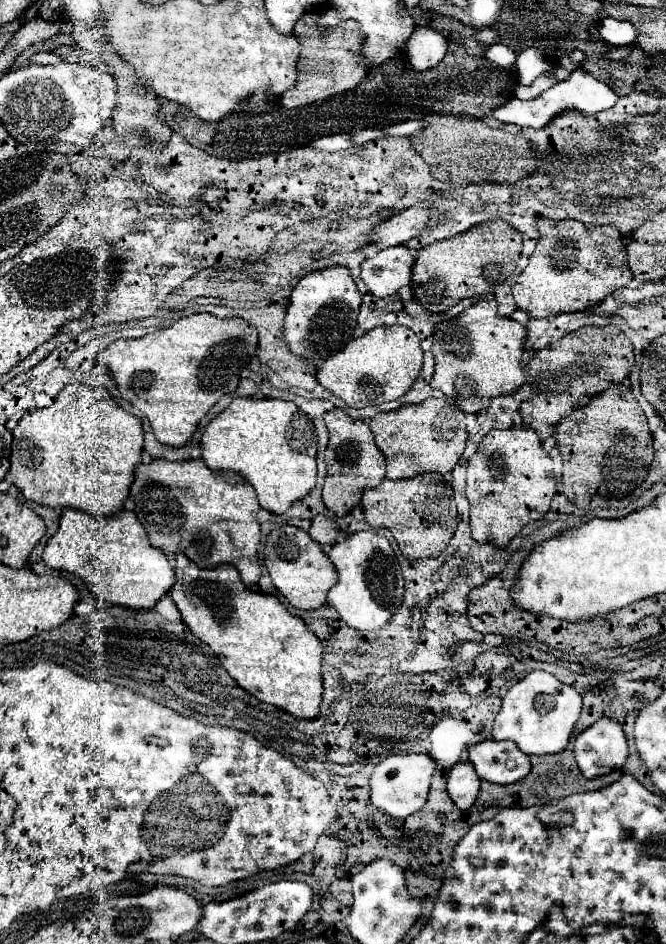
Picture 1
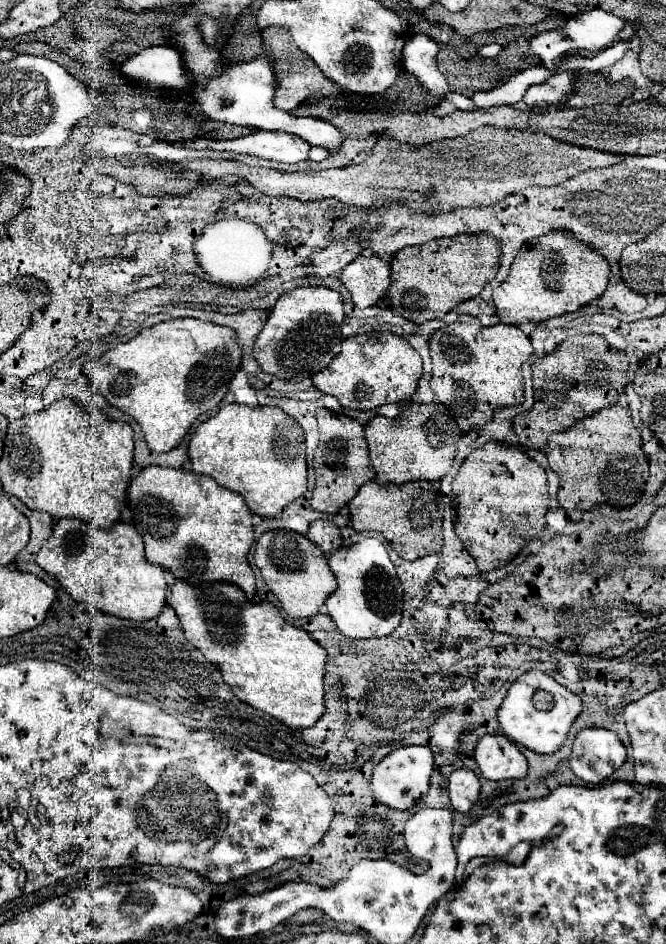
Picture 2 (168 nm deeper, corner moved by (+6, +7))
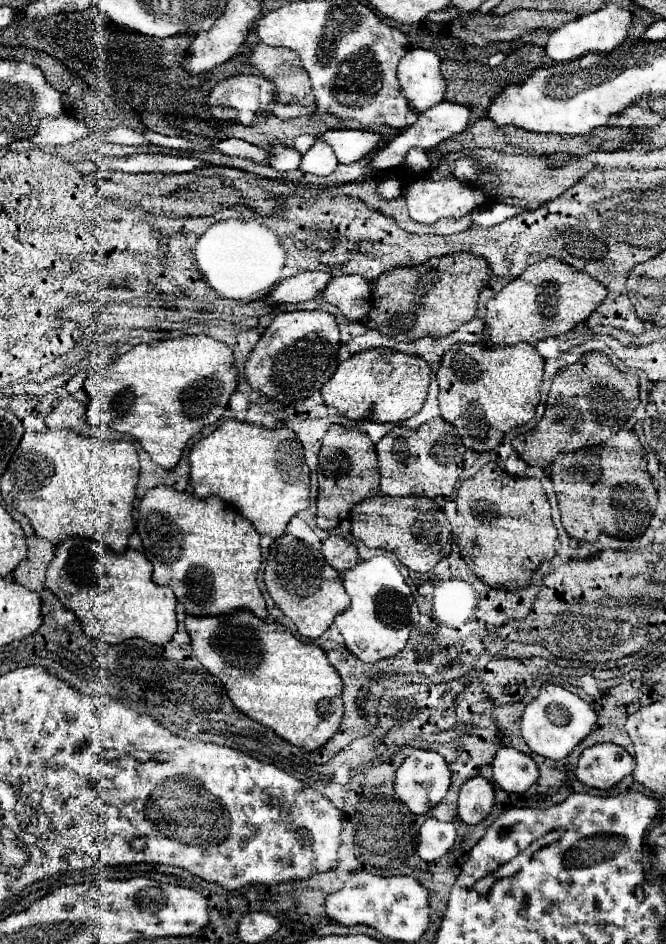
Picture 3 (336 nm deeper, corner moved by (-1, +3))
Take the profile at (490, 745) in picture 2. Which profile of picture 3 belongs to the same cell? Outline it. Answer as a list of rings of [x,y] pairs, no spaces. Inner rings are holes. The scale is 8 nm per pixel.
[[[502,748],[492,762],[492,770],[494,782],[510,794],[524,794],[538,780],[536,762],[514,748]]]

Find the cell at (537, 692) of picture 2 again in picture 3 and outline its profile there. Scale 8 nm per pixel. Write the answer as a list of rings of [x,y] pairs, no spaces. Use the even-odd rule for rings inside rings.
[[[544,684],[540,696],[524,708],[520,730],[534,754],[550,760],[562,760],[594,730],[596,722],[598,718],[594,708],[588,702],[584,702],[580,696],[572,694],[570,690],[558,684]]]

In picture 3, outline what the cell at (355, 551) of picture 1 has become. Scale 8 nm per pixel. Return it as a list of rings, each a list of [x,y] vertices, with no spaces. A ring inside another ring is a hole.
[[[376,556],[368,562],[356,564],[356,568],[342,574],[344,588],[352,600],[350,608],[336,616],[334,624],[344,636],[346,648],[362,662],[374,664],[378,660],[396,656],[408,642],[410,630],[418,624],[420,614],[414,596],[404,582],[400,570],[388,556]]]

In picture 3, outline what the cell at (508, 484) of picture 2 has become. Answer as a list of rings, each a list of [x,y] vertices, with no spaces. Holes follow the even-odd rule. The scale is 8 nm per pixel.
[[[496,462],[486,464],[476,476],[464,480],[456,492],[458,518],[456,518],[456,542],[460,554],[464,556],[470,570],[490,588],[504,590],[520,590],[532,584],[534,570],[540,568],[542,562],[552,560],[556,554],[556,526],[550,518],[550,504],[542,484],[534,478],[518,478],[510,476],[498,468]]]

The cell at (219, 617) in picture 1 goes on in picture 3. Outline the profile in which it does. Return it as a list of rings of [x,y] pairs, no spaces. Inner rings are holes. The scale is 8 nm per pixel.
[[[240,610],[220,618],[186,616],[186,630],[192,638],[192,648],[196,658],[210,674],[214,674],[222,682],[228,698],[234,702],[234,706],[240,712],[244,712],[246,716],[250,716],[260,724],[266,724],[282,740],[298,748],[304,748],[306,752],[316,752],[324,748],[324,744],[338,732],[344,714],[340,698],[342,678],[330,666],[326,652],[320,646],[300,642],[280,624],[264,624],[248,610]]]

